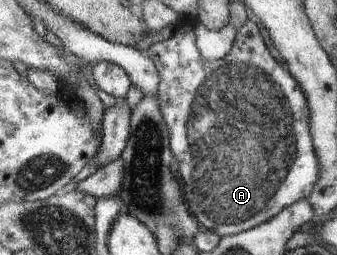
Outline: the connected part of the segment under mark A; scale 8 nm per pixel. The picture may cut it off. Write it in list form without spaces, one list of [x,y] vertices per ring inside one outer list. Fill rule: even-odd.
[[[189,19],[180,21],[173,27],[170,38],[155,42],[146,53],[159,69],[160,84],[157,97],[169,132],[170,148],[175,148],[173,144],[177,144],[179,130],[185,130],[183,136],[191,138],[189,146],[195,148],[191,158],[191,164],[195,166],[191,172],[191,184],[193,184],[191,194],[195,196],[191,214],[199,220],[201,228],[213,231],[220,237],[231,236],[248,231],[258,224],[267,223],[268,220],[279,215],[284,208],[291,207],[299,200],[307,199],[319,180],[321,166],[313,146],[313,136],[309,132],[311,114],[309,114],[307,96],[296,77],[281,64],[277,64],[275,58],[269,54],[263,36],[259,36],[257,24],[250,19],[245,20],[245,24],[236,32],[231,50],[223,58],[211,62],[199,55],[193,23],[193,20]],[[189,114],[191,114],[191,124],[179,124],[179,116],[189,122]]]

